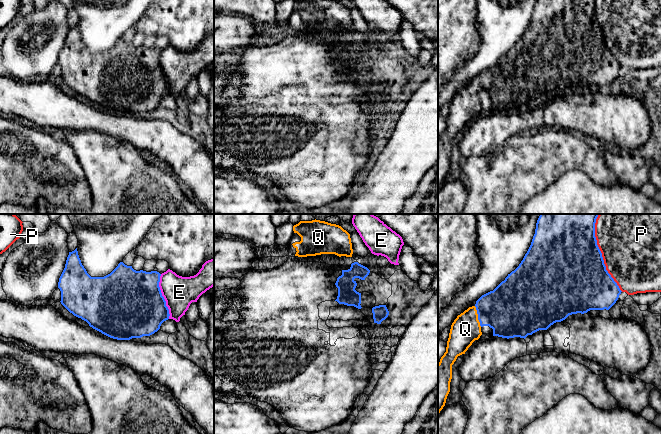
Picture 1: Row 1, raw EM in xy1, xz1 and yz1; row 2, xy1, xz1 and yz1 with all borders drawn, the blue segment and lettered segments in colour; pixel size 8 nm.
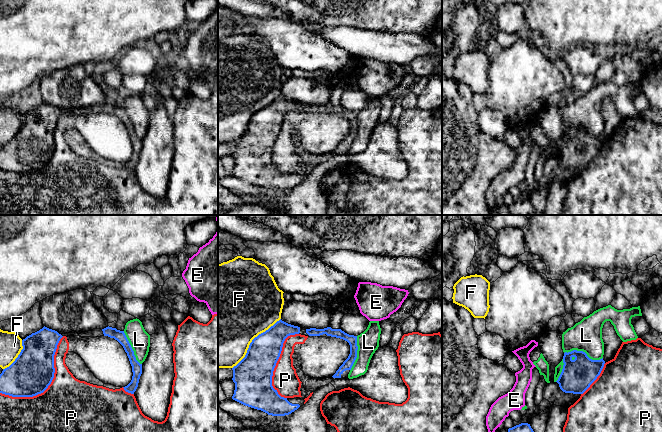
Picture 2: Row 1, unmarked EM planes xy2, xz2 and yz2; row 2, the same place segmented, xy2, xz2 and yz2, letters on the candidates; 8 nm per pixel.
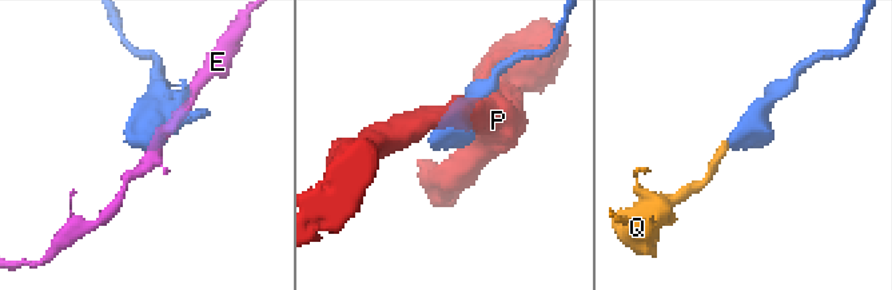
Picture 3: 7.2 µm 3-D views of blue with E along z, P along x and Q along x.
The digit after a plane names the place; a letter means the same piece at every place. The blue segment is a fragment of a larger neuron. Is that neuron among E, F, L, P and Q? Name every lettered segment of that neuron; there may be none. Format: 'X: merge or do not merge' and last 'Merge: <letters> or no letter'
E: do not merge
F: do not merge
L: do not merge
P: do not merge
Q: merge
Merge: Q

